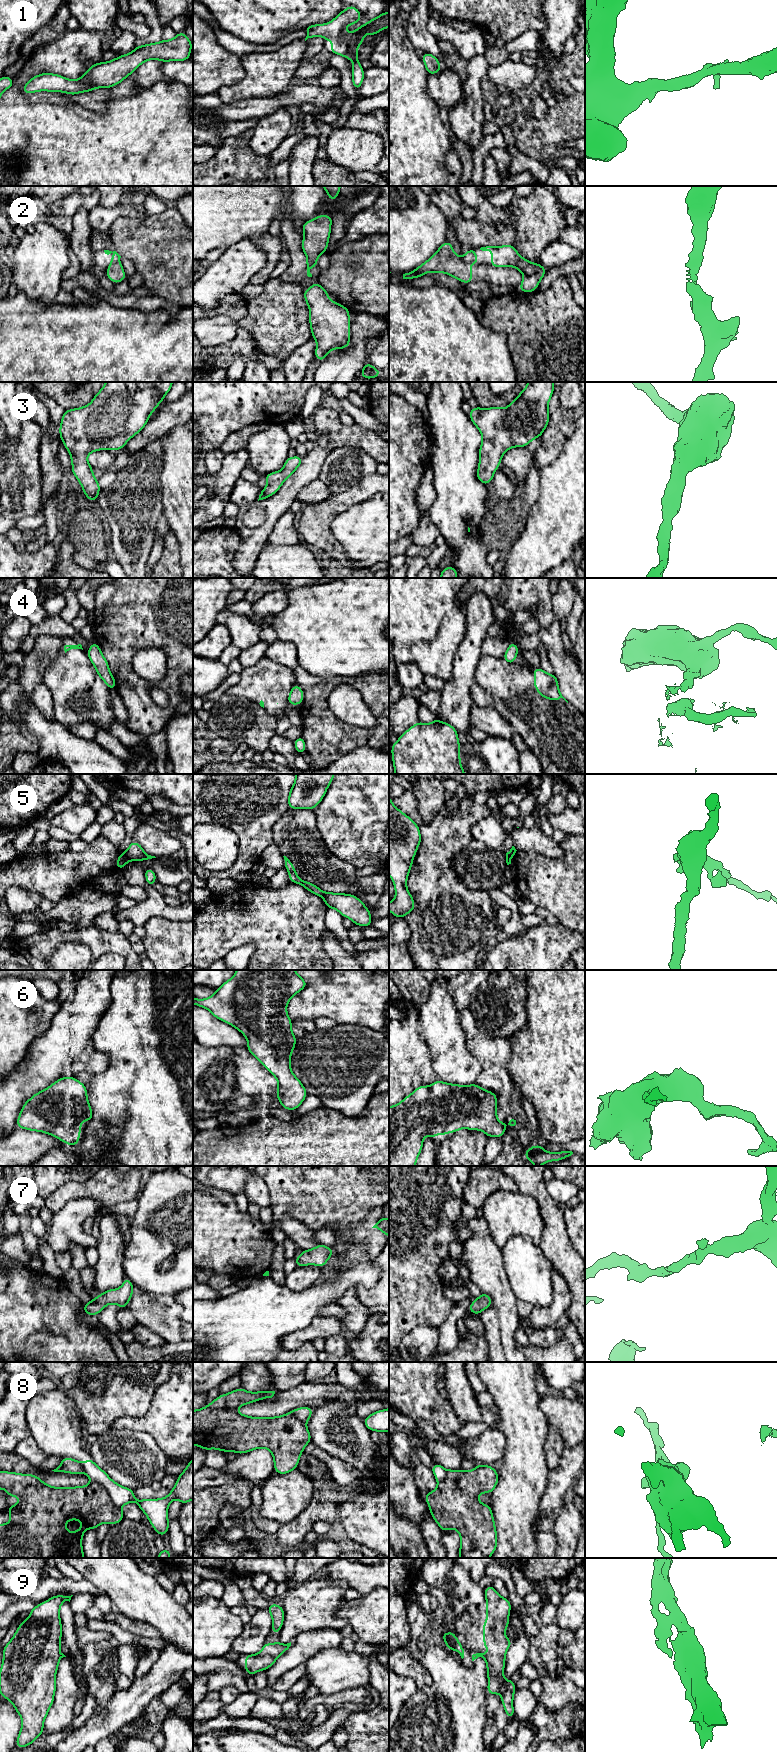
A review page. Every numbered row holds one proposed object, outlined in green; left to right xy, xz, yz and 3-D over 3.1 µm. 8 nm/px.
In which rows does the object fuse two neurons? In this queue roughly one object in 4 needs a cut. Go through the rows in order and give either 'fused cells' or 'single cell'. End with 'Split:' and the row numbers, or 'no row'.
1: single cell
2: fused cells
3: single cell
4: fused cells
5: fused cells
6: single cell
7: single cell
8: fused cells
9: single cell
Split: 2, 4, 5, 8

